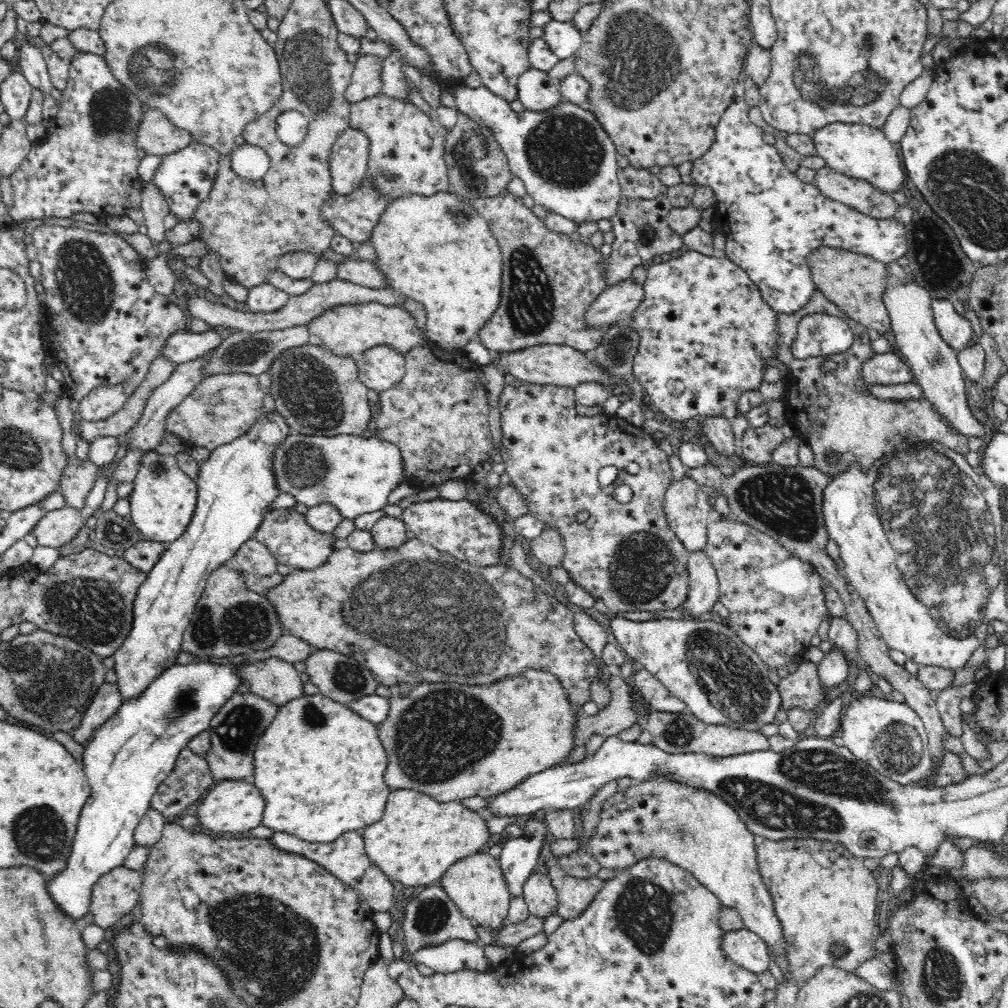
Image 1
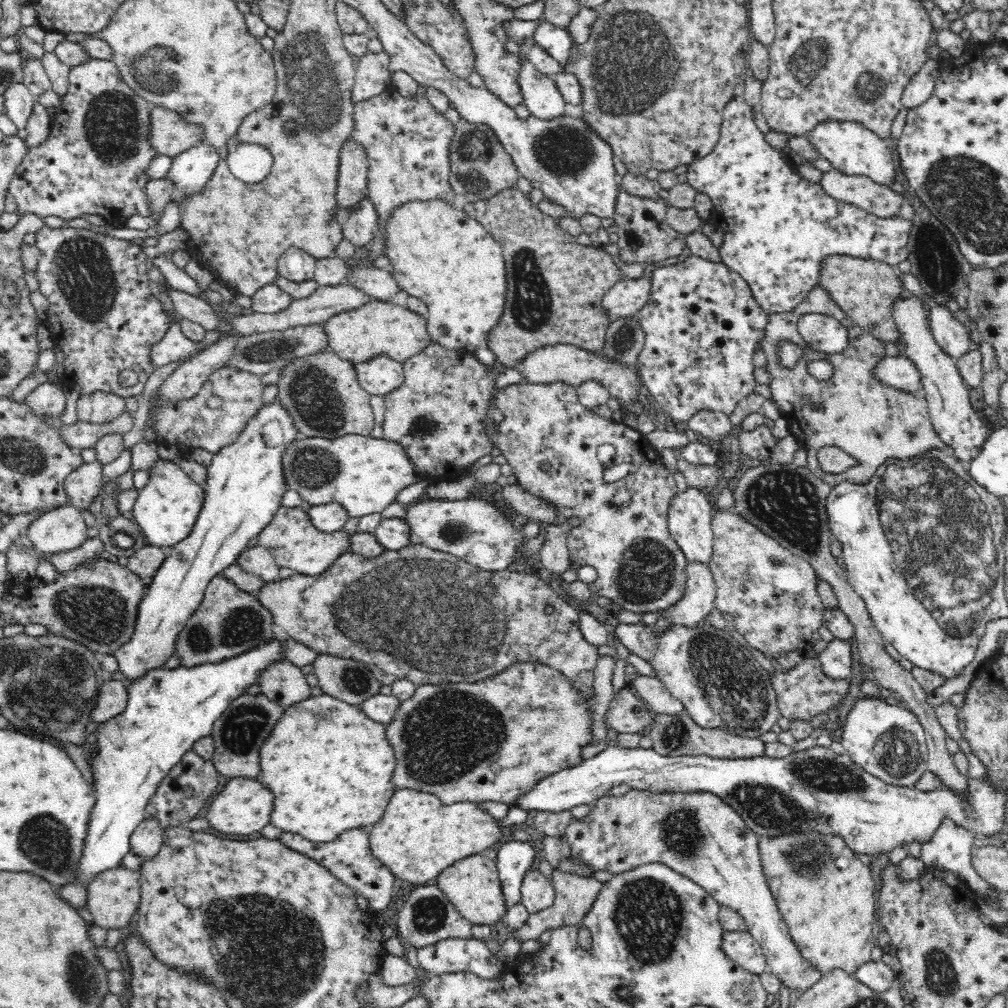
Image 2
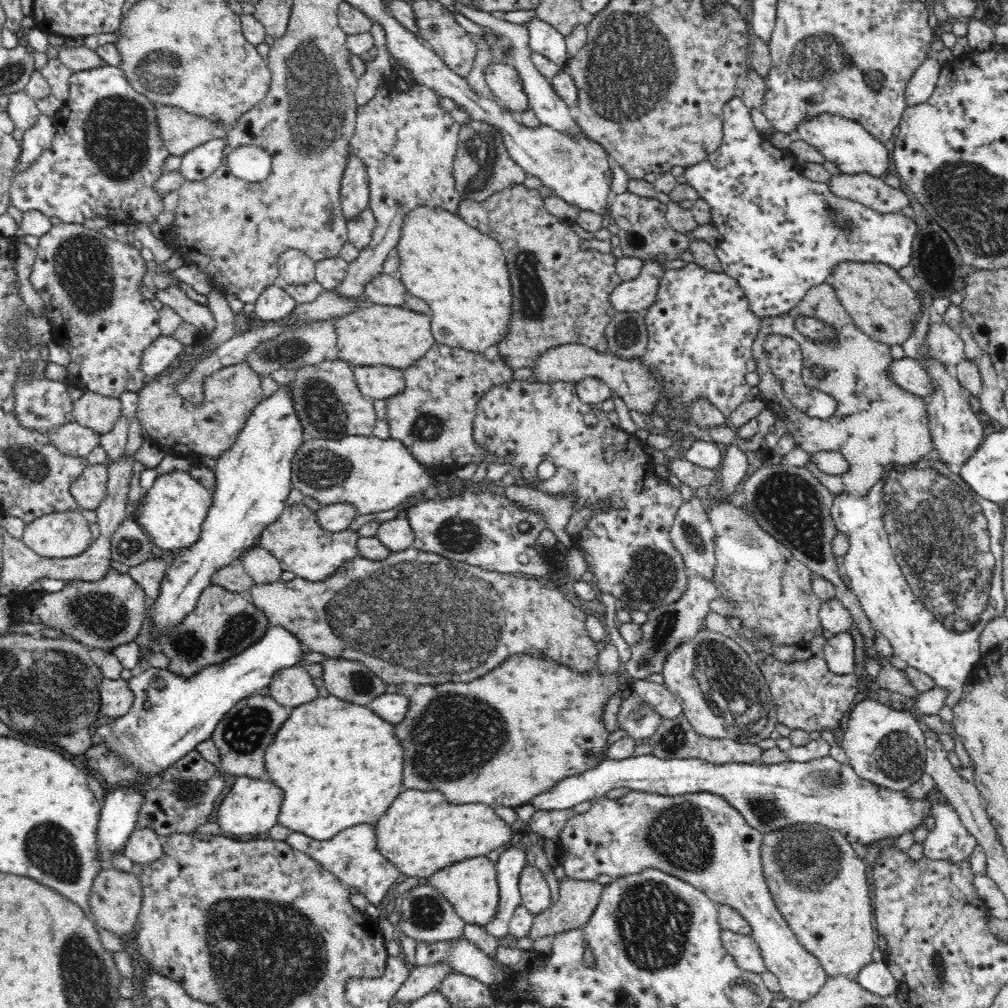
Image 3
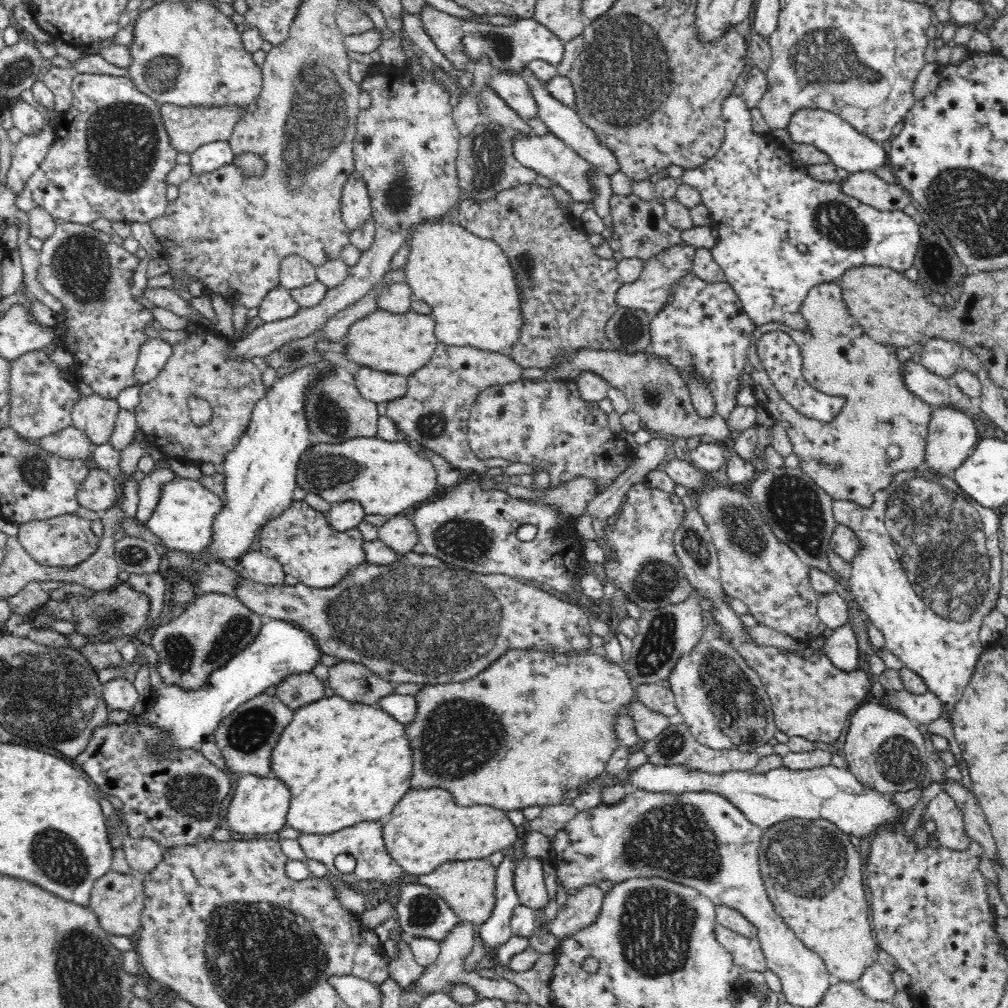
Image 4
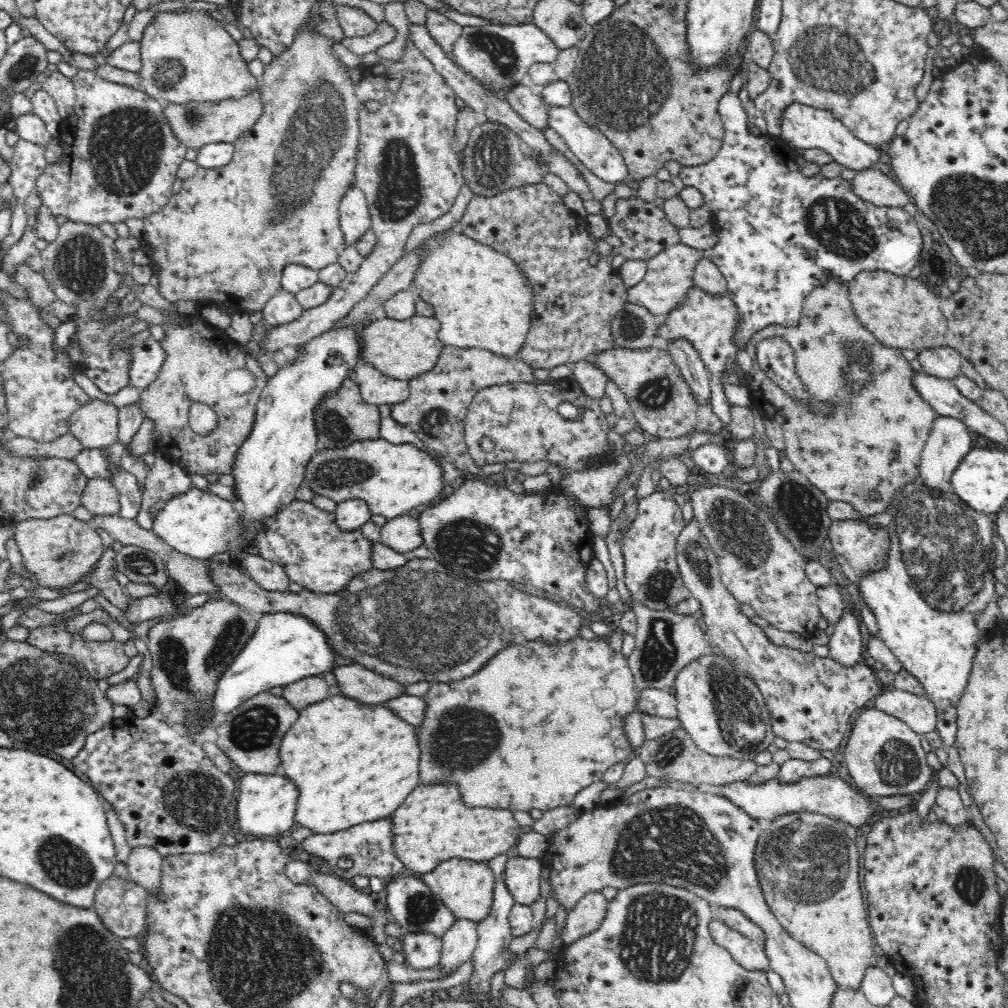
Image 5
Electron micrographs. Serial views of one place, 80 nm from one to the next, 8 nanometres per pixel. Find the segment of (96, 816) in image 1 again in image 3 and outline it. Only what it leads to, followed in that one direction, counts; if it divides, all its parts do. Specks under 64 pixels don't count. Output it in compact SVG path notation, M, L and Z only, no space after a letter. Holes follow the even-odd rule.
M270 625L264 636L244 652L203 668L190 680L170 673L164 667L150 666L144 673L136 674L128 680L136 695L131 711L97 729L103 742L127 760L129 768L133 765L147 776L158 774L196 750L198 744L211 738L216 725L235 704L269 687L279 670L305 665L301 662L308 649L301 640L287 628ZM106 789L97 833L99 851L103 854L101 860L106 862L104 866L107 867L118 850L123 850L130 834L137 828L140 804L142 804L140 793Z

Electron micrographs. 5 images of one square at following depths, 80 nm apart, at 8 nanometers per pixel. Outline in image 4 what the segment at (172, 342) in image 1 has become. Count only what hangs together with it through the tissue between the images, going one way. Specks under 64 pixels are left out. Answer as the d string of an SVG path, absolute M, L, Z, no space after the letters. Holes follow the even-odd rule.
M154 335L146 340L140 348L139 356L134 368L134 384L142 386L154 380L162 368L166 366L168 358L173 354L171 345Z

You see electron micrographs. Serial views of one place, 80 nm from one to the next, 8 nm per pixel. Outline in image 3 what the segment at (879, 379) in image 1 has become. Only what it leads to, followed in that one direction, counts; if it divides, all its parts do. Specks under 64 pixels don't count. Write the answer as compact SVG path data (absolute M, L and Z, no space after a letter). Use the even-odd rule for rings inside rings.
M908 357L900 360L894 359L888 369L894 382L900 388L916 396L928 400L935 391L933 378L918 359Z

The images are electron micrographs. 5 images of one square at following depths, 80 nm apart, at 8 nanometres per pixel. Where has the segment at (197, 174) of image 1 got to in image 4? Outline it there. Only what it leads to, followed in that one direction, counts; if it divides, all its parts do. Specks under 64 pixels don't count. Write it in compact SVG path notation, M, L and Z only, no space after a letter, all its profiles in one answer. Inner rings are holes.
M213 141L200 146L192 153L189 165L193 174L198 174L198 172L212 172L212 170L216 170L224 164L232 164L232 162L233 151L229 142Z

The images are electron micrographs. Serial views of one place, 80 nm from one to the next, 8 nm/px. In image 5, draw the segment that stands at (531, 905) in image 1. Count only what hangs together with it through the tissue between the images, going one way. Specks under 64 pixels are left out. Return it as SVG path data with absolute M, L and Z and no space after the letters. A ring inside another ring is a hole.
M509 857L504 883L515 903L530 906L540 894L541 861L535 858Z

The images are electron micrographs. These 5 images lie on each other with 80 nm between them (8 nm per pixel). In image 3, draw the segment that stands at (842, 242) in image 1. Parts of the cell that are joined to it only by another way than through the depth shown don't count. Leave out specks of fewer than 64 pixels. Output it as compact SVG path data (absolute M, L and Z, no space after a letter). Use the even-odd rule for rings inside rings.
M733 97L723 108L723 142L721 146L712 153L705 161L692 167L685 167L686 183L693 186L700 199L707 202L711 209L711 223L721 234L721 241L715 247L714 253L722 265L723 272L736 280L740 289L744 292L744 298L748 299L750 311L760 317L760 320L766 317L775 317L787 315L803 298L804 295L815 286L825 283L826 279L835 271L840 263L882 263L891 266L894 270L900 270L904 266L911 264L912 260L912 242L916 234L916 224L914 220L905 216L902 212L880 214L854 200L840 198L831 190L829 183L814 182L810 178L802 177L802 167L788 150L779 150L772 147L769 140L769 134L759 132L751 119L751 109L744 105L741 98Z

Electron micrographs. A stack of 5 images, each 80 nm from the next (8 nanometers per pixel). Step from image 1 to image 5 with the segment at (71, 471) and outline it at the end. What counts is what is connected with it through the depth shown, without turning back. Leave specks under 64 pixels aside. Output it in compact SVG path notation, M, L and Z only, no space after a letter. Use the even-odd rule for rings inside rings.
M102 478L88 479L84 487L81 504L93 516L114 516L120 512L118 489Z

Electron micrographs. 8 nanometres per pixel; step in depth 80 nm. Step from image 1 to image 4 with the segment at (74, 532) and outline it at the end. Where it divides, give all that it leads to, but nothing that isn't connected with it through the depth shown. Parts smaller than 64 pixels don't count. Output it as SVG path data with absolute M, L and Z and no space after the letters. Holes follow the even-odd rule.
M76 514L56 516L51 519L30 521L18 524L17 537L26 553L39 565L45 568L64 568L72 570L82 562L88 562L98 548L100 542L90 527L90 520Z

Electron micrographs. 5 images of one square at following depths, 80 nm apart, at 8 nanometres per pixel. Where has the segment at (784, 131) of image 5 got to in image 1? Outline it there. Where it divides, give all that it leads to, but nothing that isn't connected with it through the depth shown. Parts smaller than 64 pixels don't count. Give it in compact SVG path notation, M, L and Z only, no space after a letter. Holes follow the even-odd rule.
M834 122L814 132L812 138L817 155L822 156L834 171L867 180L879 190L886 189L890 193L901 189L900 186L906 179L905 170L902 168L896 144L889 142L884 132L865 124Z

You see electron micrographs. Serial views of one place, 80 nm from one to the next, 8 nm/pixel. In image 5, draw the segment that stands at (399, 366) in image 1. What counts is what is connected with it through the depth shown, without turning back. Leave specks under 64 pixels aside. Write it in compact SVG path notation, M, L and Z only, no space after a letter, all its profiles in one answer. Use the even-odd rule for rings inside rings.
M369 362L360 363L351 379L359 386L362 398L377 407L381 404L400 404L410 396L407 381L386 376Z

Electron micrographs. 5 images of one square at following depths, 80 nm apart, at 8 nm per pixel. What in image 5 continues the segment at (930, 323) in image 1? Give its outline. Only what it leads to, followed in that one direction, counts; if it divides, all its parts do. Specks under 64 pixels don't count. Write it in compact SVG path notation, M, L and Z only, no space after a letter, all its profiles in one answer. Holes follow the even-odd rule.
M937 416L921 452L919 477L922 484L932 490L933 494L938 492L938 495L942 495L950 492L952 472L960 464L960 460L971 451L970 448L972 448L972 436L962 421L952 417Z

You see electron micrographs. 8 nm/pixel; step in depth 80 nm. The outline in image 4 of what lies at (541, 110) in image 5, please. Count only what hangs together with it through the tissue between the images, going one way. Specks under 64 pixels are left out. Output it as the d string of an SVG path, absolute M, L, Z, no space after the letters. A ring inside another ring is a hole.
M494 74L488 78L488 84L502 98L512 111L522 119L540 118L538 103L530 91L530 86L516 74Z

